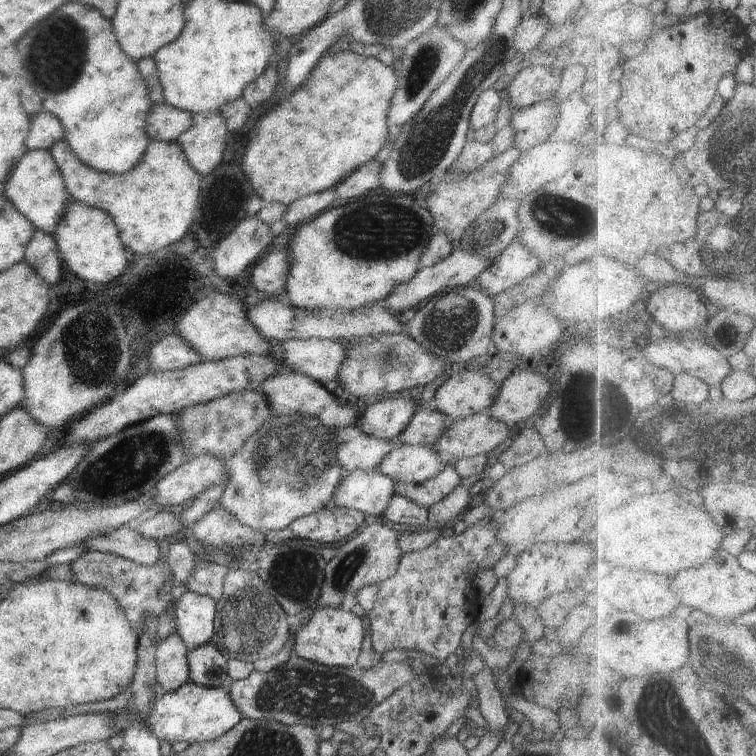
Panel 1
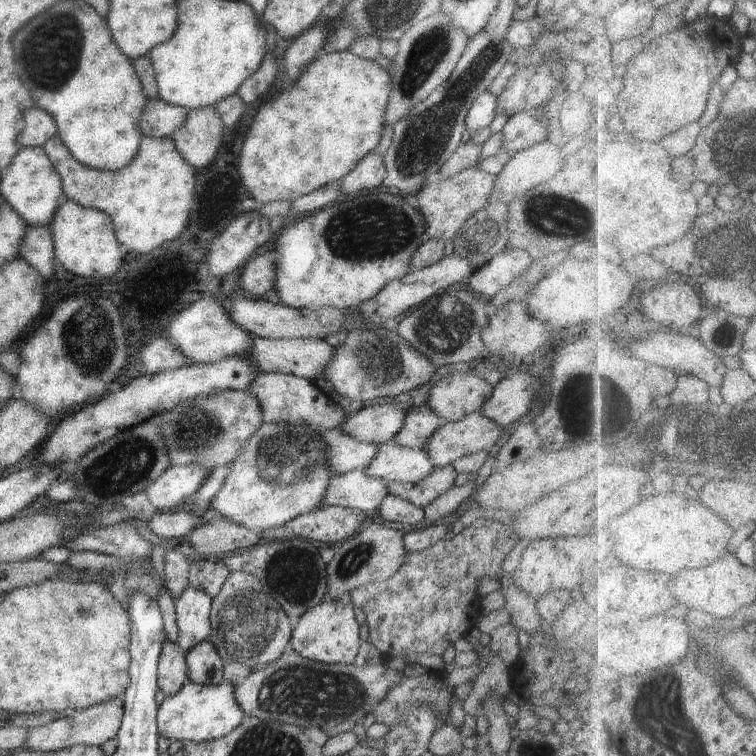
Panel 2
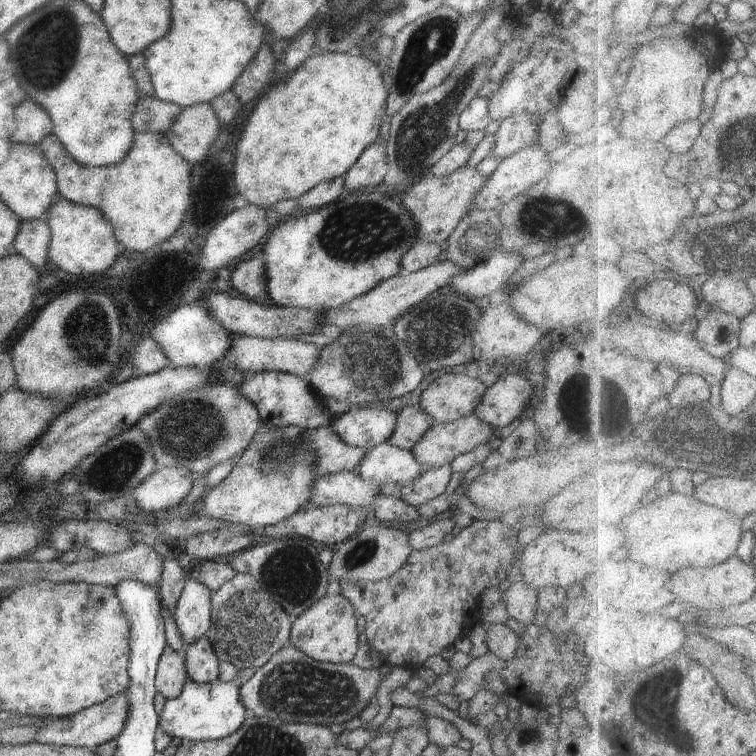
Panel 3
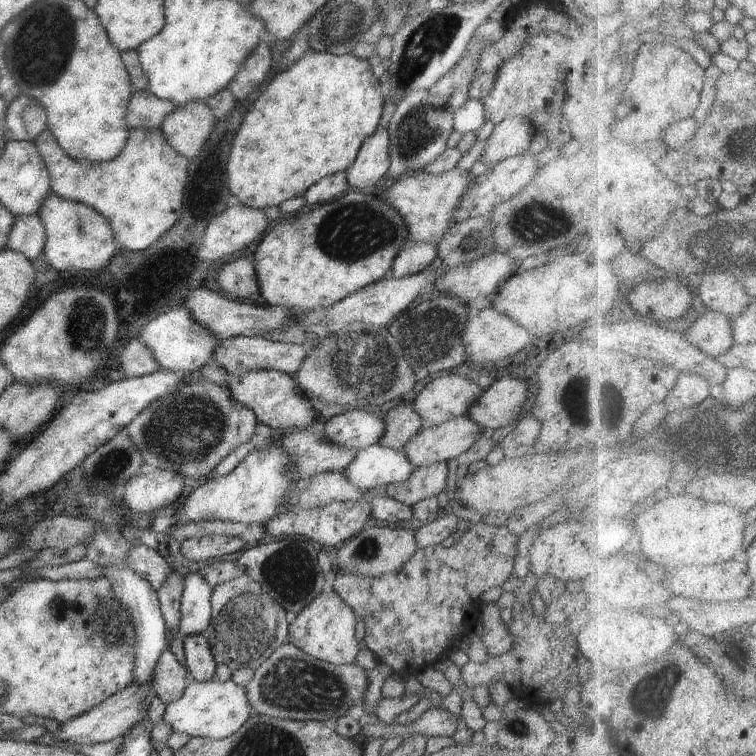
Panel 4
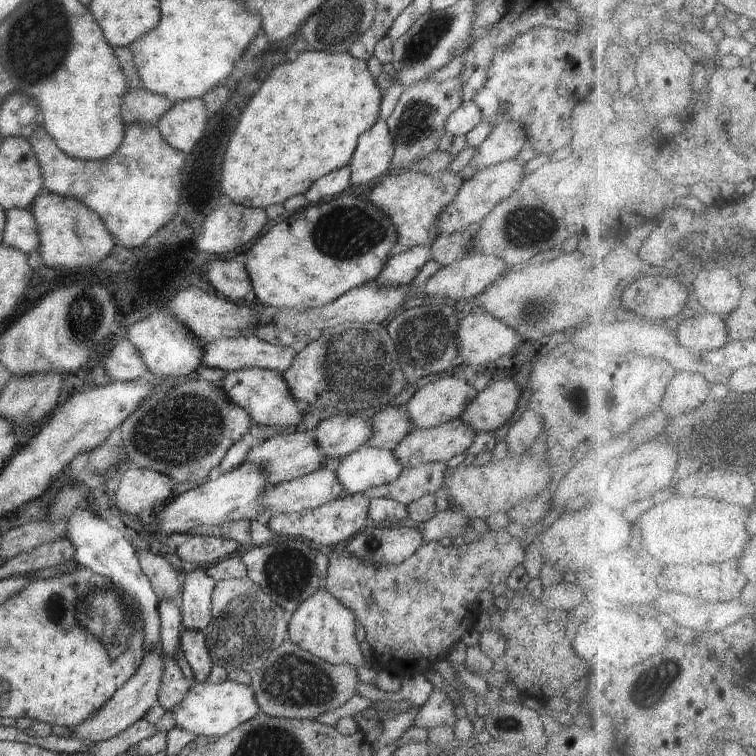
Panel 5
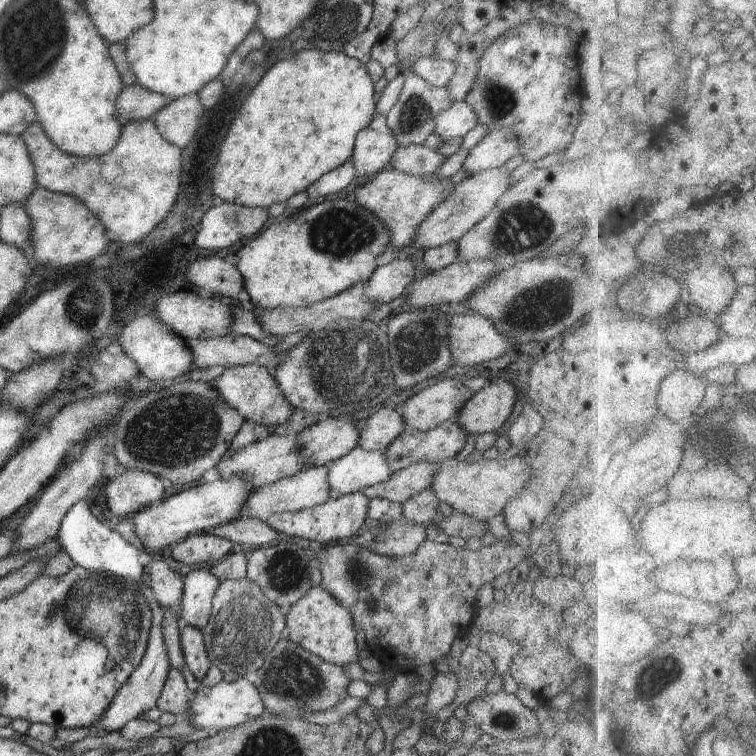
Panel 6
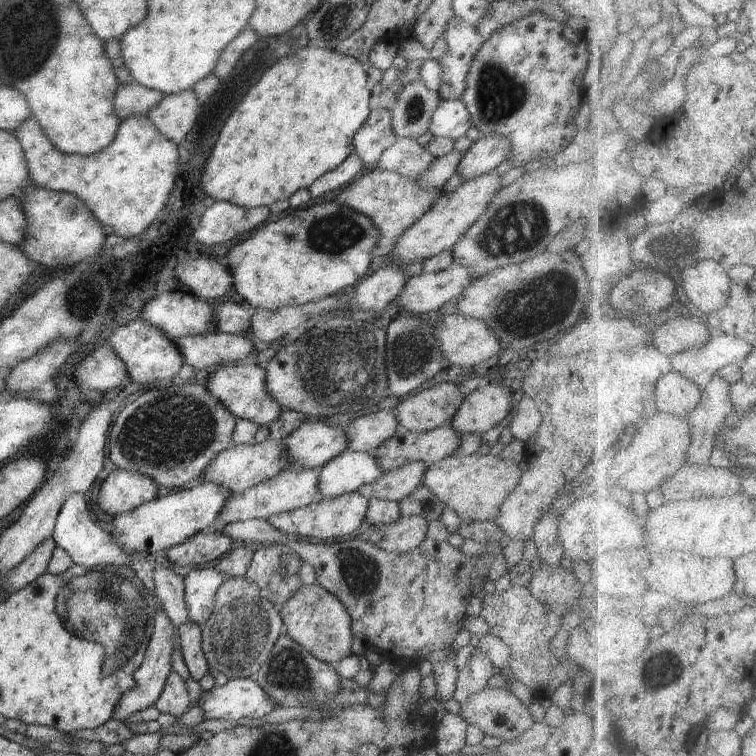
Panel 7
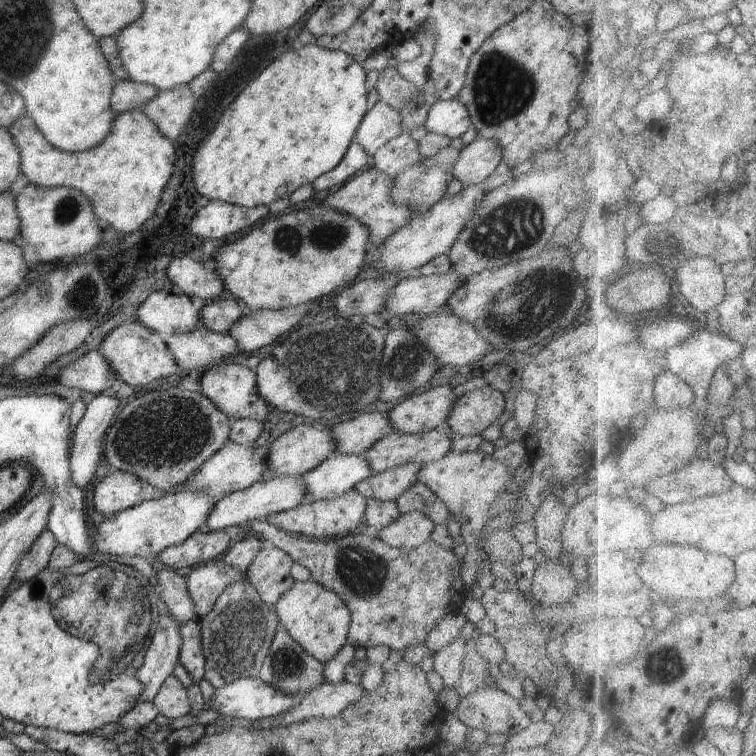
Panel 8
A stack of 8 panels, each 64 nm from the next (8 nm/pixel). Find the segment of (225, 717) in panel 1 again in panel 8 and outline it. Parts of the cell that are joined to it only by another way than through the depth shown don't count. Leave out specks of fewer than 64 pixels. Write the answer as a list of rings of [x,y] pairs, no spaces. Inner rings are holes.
[[[242,677],[235,681],[230,681],[216,689],[214,698],[206,704],[206,707],[212,708],[220,716],[231,718],[244,718],[246,720],[263,720],[280,716],[280,714],[294,707],[294,696],[288,696],[270,684],[262,682],[256,677]]]

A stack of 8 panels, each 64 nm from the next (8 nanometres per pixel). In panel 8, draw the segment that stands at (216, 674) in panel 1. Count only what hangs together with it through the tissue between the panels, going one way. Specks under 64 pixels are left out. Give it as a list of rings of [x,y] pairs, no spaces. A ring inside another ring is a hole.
[[[189,620],[180,626],[182,646],[180,647],[179,661],[186,672],[190,674],[194,683],[204,679],[206,659],[204,658],[201,643],[201,626],[198,620]]]

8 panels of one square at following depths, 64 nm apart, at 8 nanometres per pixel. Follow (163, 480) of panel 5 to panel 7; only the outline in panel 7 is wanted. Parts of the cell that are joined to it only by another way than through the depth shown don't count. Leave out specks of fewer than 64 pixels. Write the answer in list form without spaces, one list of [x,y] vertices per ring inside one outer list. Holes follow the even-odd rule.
[[[115,469],[102,482],[97,504],[112,517],[130,512],[141,504],[156,500],[160,486],[138,472]]]

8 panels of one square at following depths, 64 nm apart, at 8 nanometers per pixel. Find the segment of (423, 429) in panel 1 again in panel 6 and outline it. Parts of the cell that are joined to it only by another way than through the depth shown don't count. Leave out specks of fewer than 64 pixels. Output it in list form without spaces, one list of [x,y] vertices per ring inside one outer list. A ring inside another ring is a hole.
[[[382,407],[366,418],[353,422],[360,430],[358,448],[362,450],[378,452],[388,448],[396,436],[402,434],[402,415],[396,408]]]

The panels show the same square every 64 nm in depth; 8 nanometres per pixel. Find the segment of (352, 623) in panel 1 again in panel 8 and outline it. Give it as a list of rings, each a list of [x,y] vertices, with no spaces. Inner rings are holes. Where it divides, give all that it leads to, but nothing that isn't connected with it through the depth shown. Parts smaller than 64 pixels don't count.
[[[312,578],[308,581],[296,581],[290,590],[286,590],[282,598],[274,604],[274,614],[278,616],[280,626],[318,662],[332,660],[346,644],[349,644],[351,614],[344,600],[336,592],[324,588]]]

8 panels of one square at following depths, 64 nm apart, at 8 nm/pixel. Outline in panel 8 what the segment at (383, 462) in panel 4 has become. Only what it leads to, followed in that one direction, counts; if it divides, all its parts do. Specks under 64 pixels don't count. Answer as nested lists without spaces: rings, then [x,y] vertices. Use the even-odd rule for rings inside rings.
[[[333,454],[302,474],[306,494],[314,500],[332,500],[375,474],[362,456]]]

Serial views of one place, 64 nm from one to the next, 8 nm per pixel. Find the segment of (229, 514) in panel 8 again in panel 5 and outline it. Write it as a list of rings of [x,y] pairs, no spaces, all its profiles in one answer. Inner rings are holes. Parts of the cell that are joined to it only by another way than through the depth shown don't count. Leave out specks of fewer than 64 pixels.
[[[329,463],[328,465],[322,466],[322,468],[318,468],[318,470],[314,470],[314,472],[308,472],[308,474],[300,476],[300,478],[273,485],[260,498],[264,510],[270,510],[272,515],[302,512],[303,510],[322,506],[331,500],[336,500],[336,498],[346,496],[347,492],[344,490],[344,486],[336,482],[338,478],[334,474],[334,467],[335,465]]]

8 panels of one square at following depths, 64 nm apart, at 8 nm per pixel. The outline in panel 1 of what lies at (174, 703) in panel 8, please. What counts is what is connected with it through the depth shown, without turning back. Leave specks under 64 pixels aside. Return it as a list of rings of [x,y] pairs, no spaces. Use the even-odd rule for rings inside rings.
[[[172,633],[163,638],[156,650],[157,685],[166,692],[174,692],[190,681],[187,663],[188,648],[180,636]]]

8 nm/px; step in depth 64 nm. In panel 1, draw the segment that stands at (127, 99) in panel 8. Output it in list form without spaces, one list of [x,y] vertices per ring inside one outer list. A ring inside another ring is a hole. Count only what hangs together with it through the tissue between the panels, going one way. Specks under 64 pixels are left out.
[[[152,104],[146,118],[146,134],[156,141],[176,141],[176,138],[192,126],[193,113],[169,104]]]

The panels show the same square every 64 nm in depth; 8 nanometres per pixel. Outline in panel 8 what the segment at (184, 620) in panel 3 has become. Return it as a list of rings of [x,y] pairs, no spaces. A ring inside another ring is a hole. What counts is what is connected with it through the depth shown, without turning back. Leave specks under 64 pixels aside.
[[[224,560],[194,568],[185,578],[198,617],[202,618],[212,610],[227,586],[234,582],[246,582],[245,574],[246,571],[240,572],[238,568],[228,566]]]

